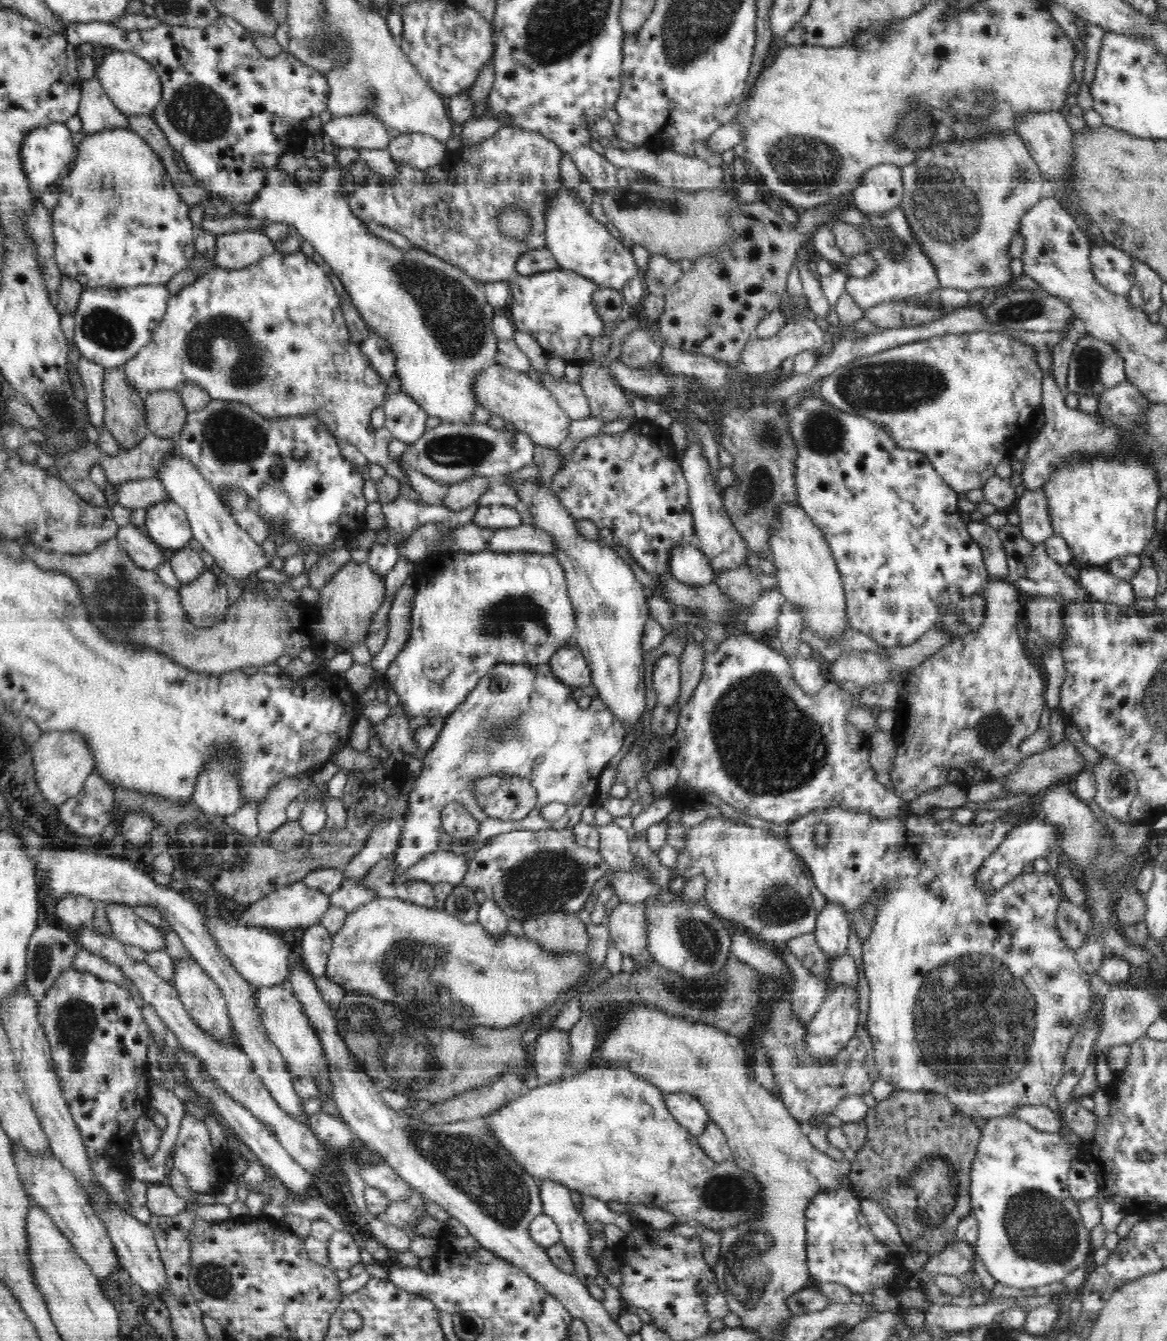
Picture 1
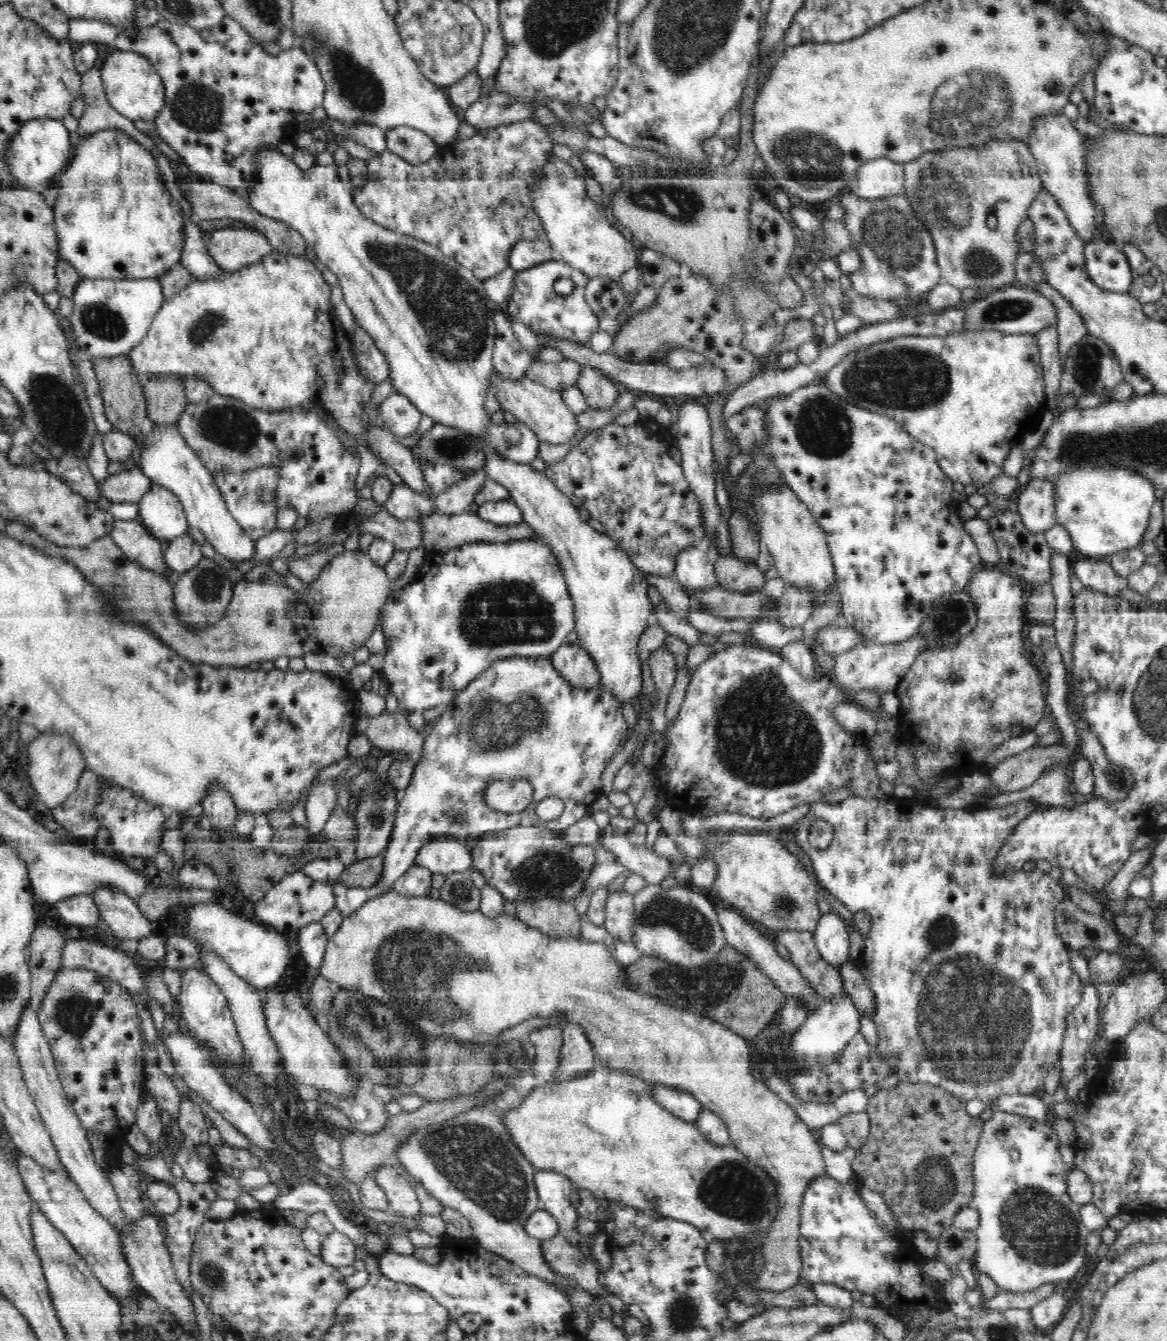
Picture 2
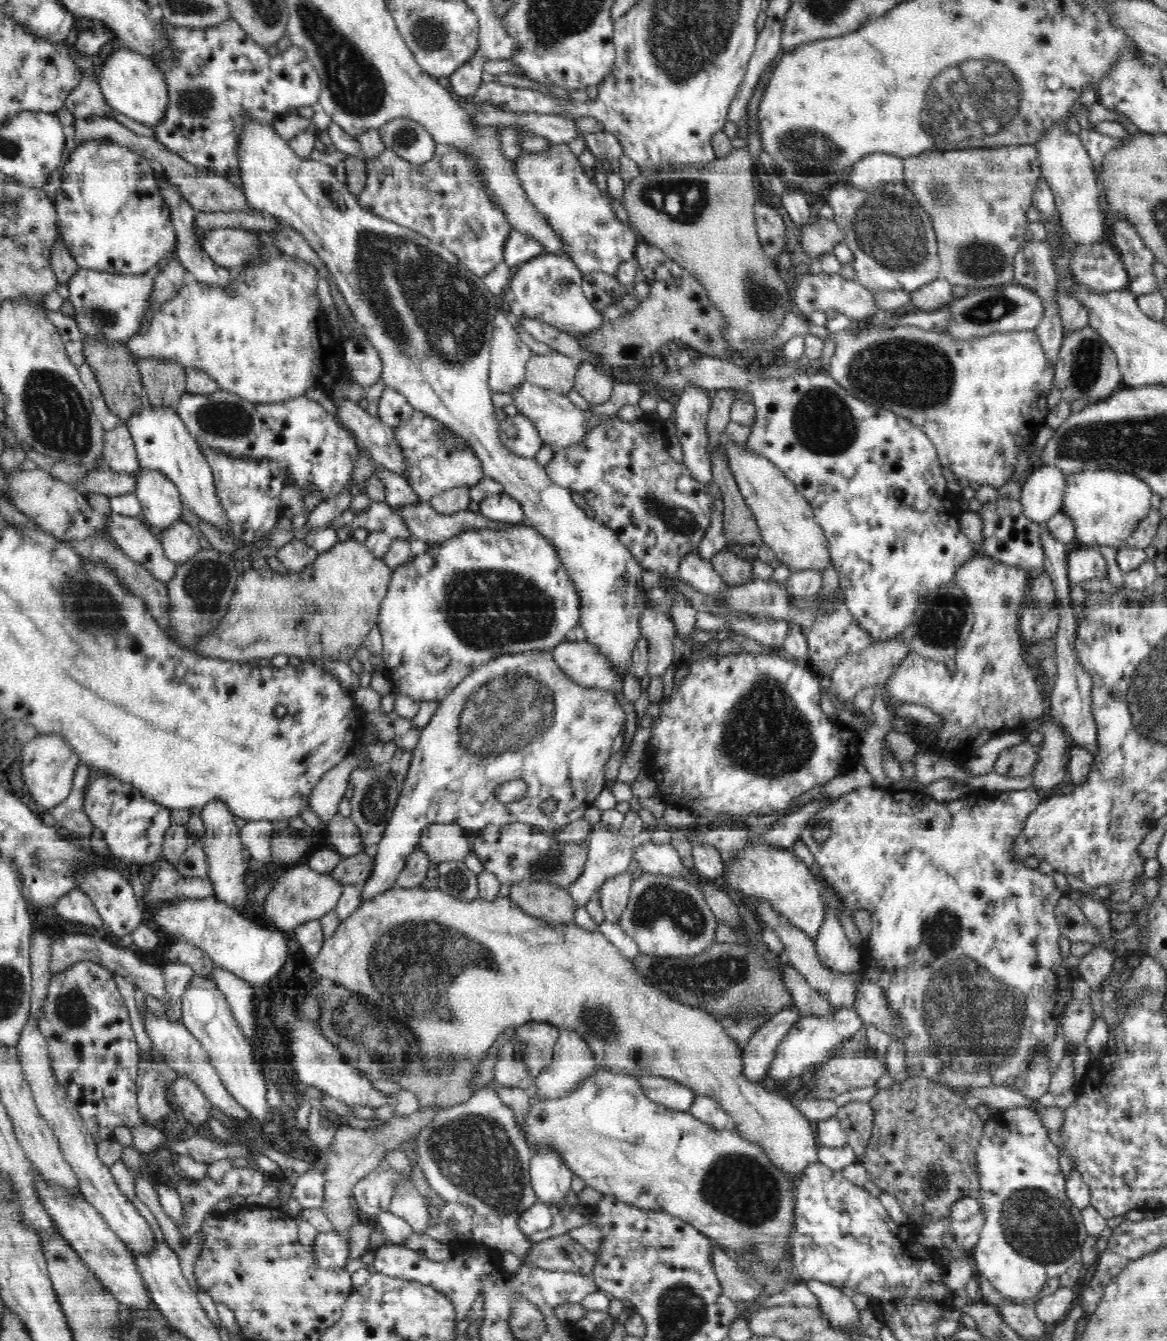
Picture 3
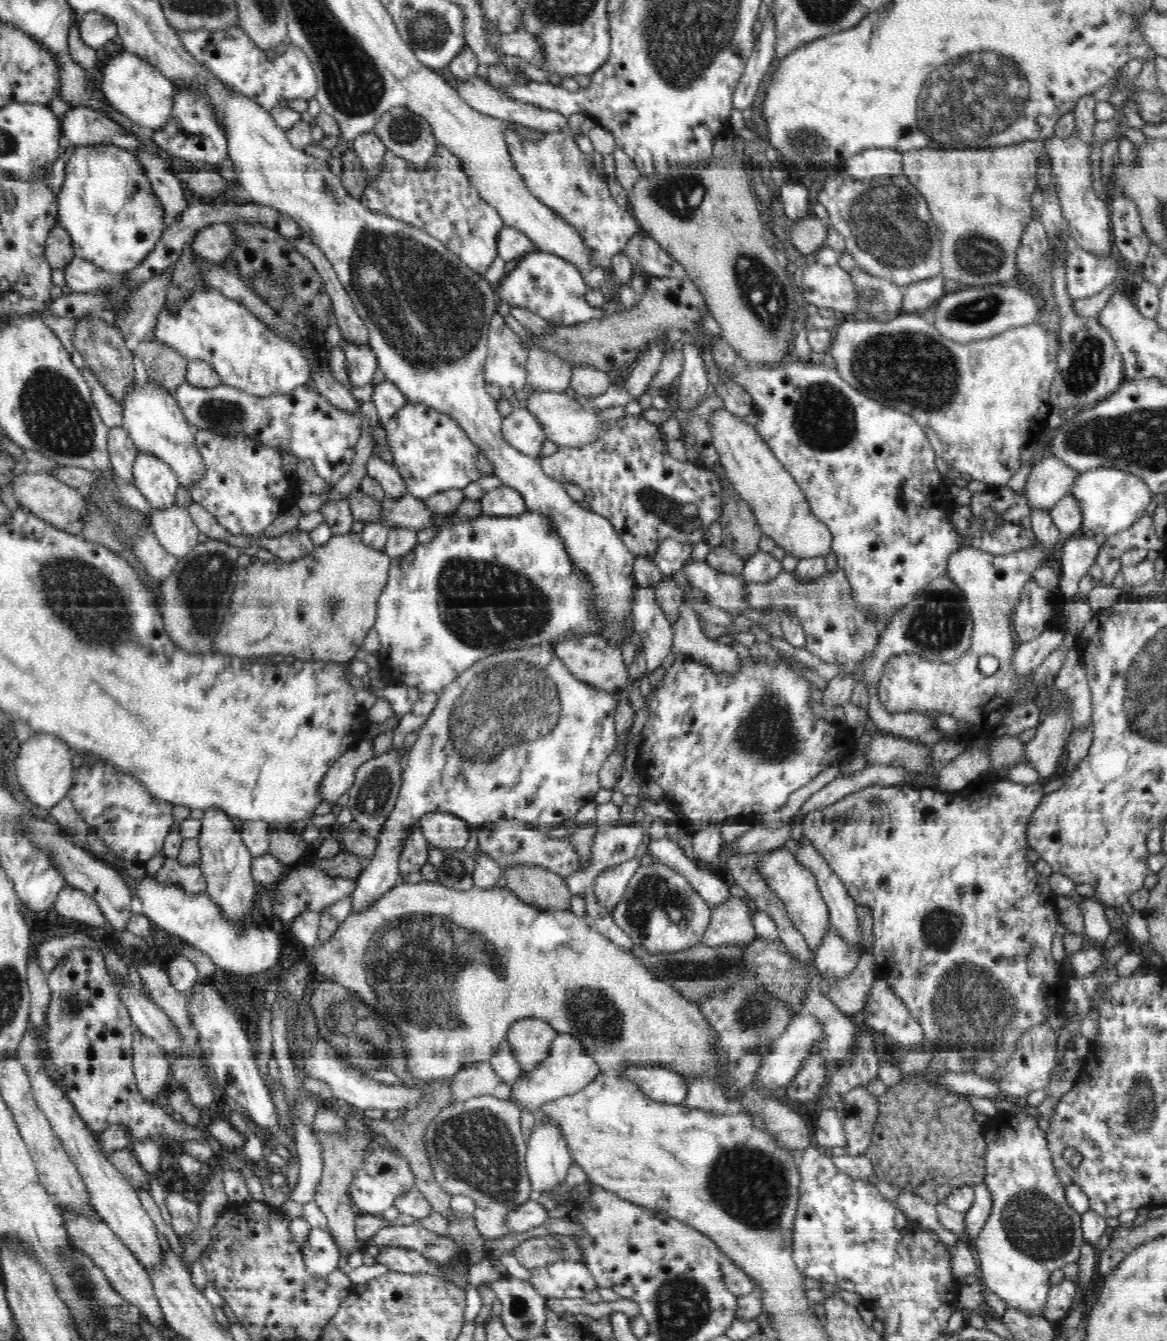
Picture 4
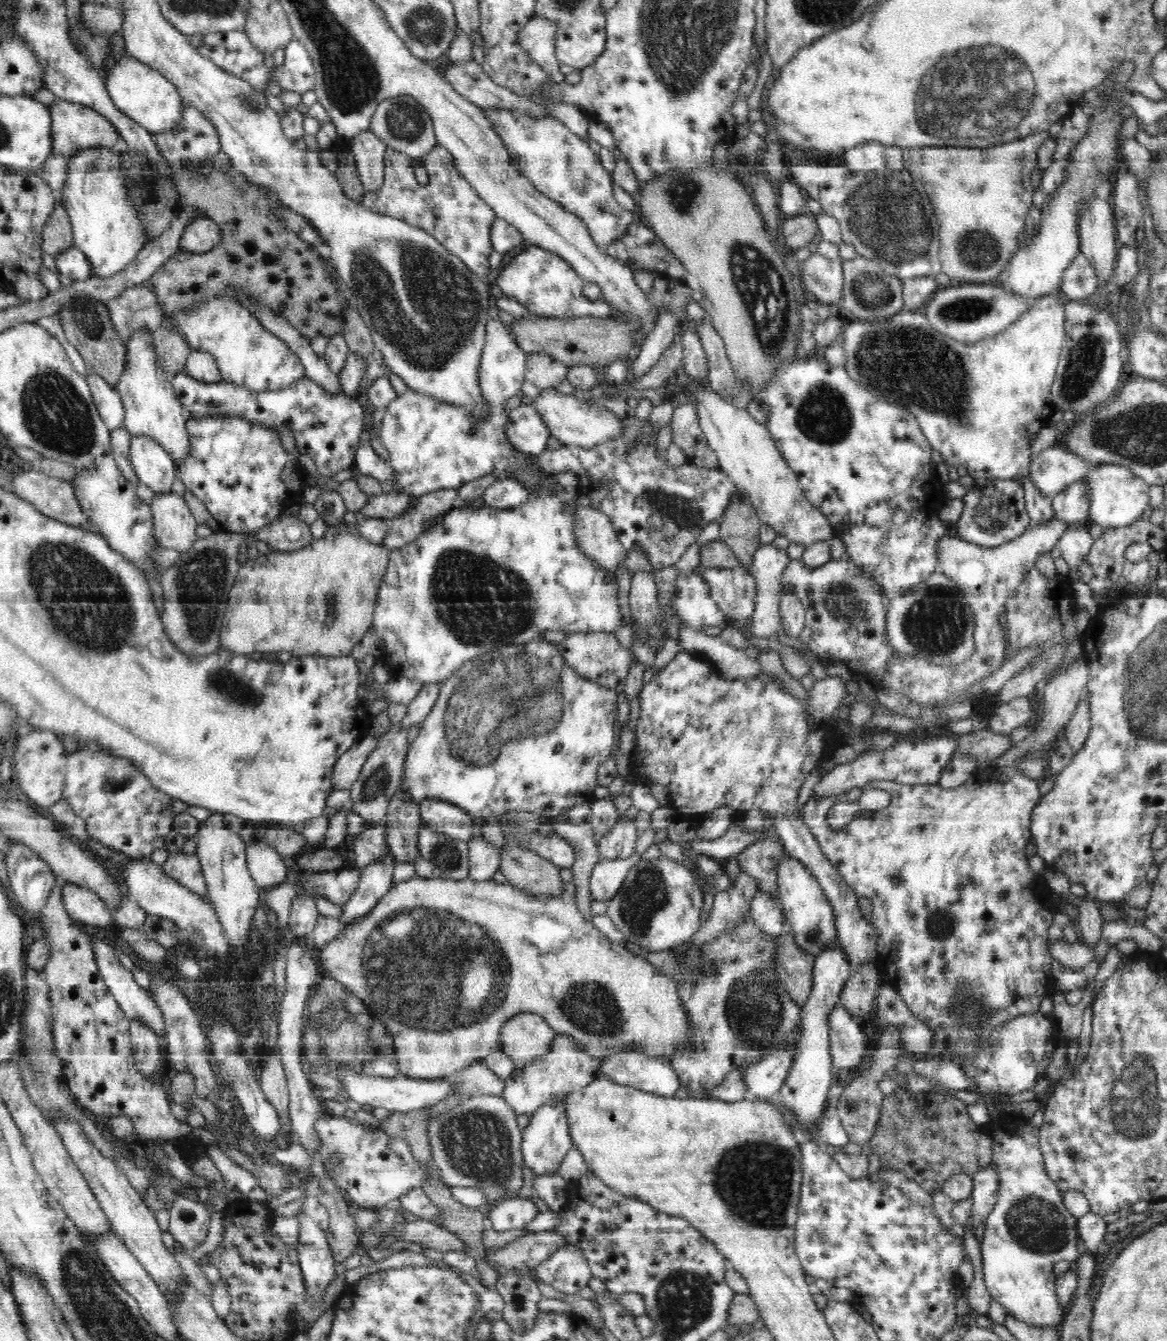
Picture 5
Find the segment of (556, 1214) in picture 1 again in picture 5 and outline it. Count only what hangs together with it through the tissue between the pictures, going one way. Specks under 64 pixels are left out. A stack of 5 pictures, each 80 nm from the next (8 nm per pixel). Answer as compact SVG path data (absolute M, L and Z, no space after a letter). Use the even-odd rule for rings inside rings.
M560 1095L552 1097L548 1102L538 1107L529 1115L528 1125L522 1130L522 1152L524 1152L525 1164L533 1170L535 1175L544 1173L557 1173L556 1170L566 1153L573 1146L568 1119L565 1118L564 1103L560 1102Z

